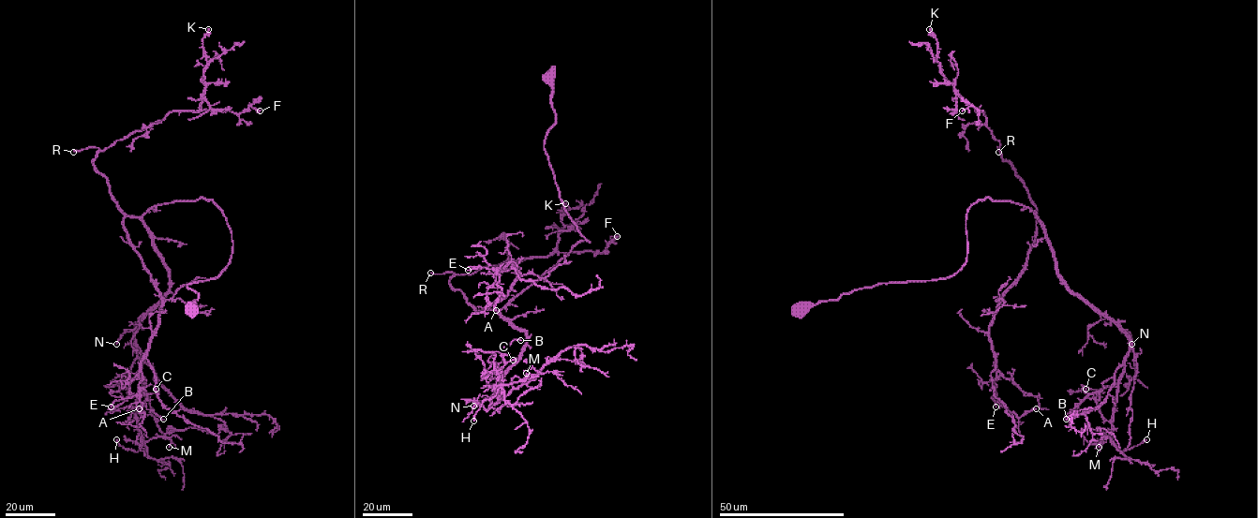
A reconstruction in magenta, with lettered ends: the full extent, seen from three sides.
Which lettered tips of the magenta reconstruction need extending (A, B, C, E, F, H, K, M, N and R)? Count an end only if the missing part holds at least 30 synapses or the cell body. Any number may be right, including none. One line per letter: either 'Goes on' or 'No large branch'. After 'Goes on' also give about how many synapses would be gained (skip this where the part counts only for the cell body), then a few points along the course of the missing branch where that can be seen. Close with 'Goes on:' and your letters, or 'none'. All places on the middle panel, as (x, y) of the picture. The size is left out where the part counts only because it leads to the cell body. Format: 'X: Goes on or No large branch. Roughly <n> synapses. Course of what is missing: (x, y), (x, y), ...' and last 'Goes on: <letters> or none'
A: No large branch
B: No large branch
C: No large branch
E: No large branch
F: Goes on. Roughly 30 synapses. Course of what is missing: (617, 236), (650, 223)
H: No large branch
K: No large branch
M: No large branch
N: No large branch
R: Goes on. Roughly 300 synapses
Goes on: F, R

